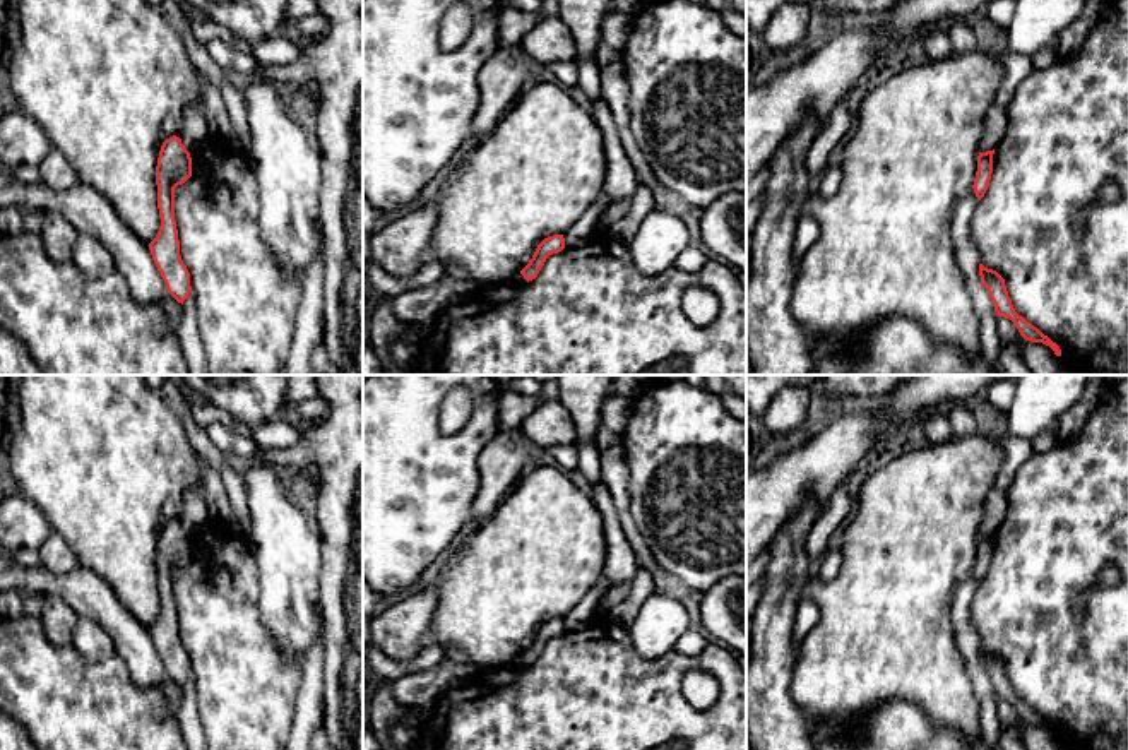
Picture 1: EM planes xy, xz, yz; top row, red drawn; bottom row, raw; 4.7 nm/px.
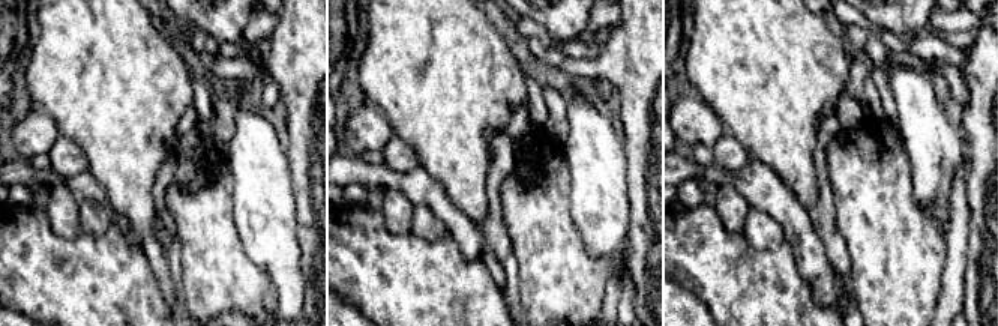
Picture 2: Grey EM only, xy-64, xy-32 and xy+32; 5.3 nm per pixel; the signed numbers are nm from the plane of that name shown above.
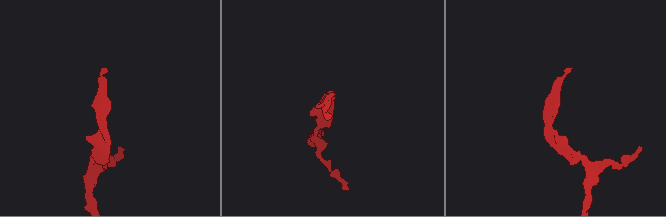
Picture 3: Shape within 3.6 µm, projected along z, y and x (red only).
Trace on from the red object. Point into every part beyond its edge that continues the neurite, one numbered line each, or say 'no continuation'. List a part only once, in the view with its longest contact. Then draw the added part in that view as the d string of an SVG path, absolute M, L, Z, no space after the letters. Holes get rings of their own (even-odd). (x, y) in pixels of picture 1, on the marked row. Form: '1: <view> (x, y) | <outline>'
no continuation

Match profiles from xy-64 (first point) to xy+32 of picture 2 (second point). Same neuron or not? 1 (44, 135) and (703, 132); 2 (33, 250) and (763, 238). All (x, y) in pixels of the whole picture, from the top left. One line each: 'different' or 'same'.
1: same
2: different

